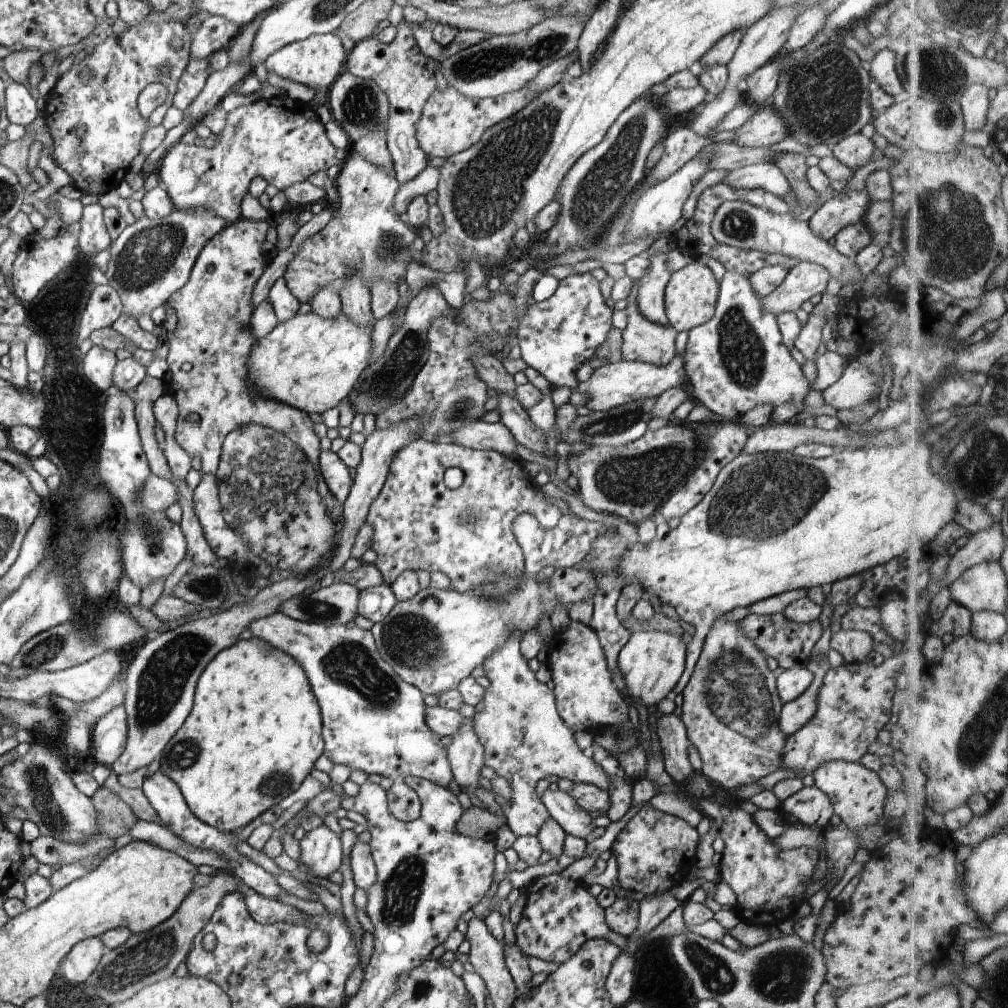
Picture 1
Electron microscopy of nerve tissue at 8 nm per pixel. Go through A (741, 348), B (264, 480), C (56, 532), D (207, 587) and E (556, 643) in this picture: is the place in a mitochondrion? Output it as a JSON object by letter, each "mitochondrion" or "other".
{"A":"mitochondrion","B":"mitochondrion","C":"other","D":"mitochondrion","E":"other"}

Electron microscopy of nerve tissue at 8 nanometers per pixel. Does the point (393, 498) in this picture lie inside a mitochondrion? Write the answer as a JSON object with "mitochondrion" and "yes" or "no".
{"mitochondrion":"no"}

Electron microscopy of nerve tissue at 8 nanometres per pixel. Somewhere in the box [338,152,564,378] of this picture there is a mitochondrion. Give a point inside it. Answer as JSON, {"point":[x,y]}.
{"point":[389,247]}

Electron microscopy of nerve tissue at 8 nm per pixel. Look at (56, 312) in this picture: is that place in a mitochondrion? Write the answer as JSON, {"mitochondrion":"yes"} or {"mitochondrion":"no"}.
{"mitochondrion":"yes"}

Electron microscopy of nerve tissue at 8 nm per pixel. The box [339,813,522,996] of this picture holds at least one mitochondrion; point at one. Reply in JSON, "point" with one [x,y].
{"point":[400,894]}

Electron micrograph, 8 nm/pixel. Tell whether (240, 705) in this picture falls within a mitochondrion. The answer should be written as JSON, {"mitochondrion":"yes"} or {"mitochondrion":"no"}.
{"mitochondrion":"no"}

